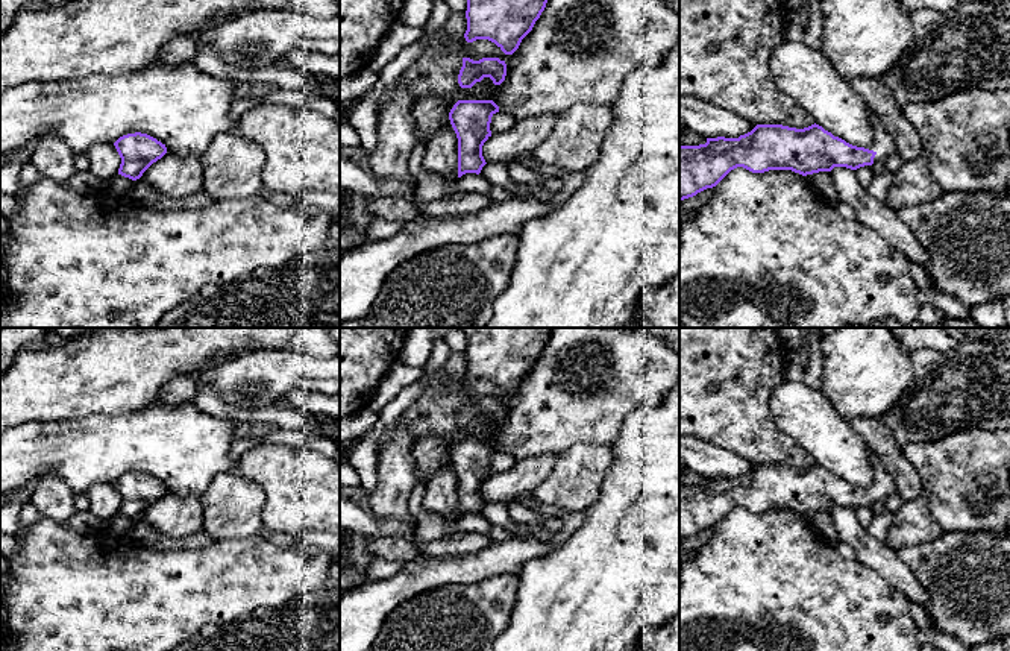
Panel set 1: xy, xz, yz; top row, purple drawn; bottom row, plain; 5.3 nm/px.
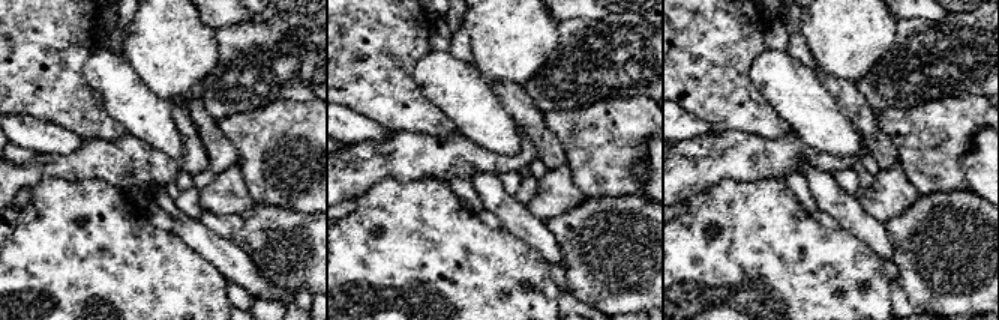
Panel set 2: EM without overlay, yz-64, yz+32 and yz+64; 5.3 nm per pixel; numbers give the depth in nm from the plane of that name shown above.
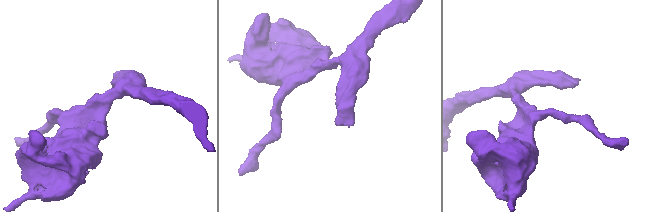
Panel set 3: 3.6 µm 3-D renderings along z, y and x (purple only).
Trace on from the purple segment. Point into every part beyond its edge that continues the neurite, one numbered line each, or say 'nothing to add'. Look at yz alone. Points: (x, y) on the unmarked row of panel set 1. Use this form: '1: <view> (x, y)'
1: yz (883, 483)

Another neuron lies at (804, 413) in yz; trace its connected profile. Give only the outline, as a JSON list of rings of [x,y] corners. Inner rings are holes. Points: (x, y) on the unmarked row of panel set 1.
[[[784,379],[772,392],[769,410],[816,464],[857,487],[867,489],[874,483],[869,448],[822,390]]]

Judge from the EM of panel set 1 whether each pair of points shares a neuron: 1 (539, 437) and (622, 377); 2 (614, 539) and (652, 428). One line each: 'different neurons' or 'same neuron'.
1: same neuron
2: same neuron

